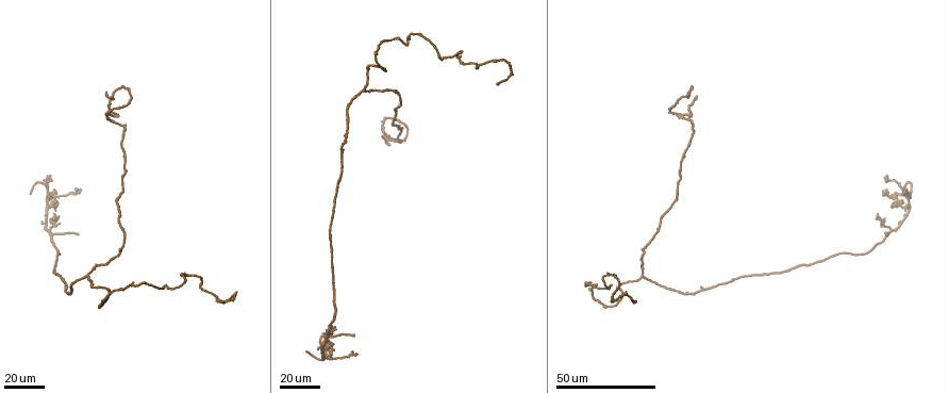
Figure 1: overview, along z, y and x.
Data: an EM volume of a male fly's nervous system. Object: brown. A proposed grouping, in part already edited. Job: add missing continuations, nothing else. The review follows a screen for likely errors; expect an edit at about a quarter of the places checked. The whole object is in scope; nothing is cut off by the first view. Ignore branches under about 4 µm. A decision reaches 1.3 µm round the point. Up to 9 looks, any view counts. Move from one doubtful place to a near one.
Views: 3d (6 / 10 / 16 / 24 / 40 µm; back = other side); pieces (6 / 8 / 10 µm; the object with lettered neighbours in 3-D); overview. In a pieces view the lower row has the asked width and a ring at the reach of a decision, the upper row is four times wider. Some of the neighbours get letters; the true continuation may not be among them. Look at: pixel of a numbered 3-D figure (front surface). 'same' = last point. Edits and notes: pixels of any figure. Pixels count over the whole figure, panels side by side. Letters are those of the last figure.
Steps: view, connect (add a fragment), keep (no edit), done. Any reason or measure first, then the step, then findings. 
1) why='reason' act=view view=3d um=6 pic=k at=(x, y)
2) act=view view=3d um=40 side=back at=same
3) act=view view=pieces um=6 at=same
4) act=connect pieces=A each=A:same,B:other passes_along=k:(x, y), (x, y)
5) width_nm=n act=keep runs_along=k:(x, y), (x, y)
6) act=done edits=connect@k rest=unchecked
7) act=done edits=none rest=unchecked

act=view view=3d um=40 pic=1 at=(332, 341)

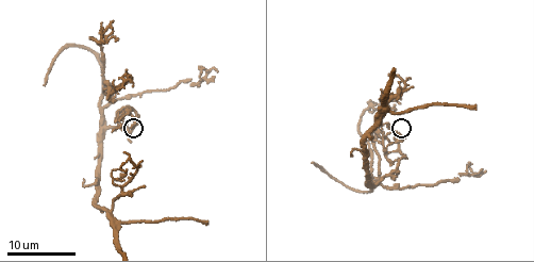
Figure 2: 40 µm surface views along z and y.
act=view view=3d um=6 pic=2 at=(132, 128)

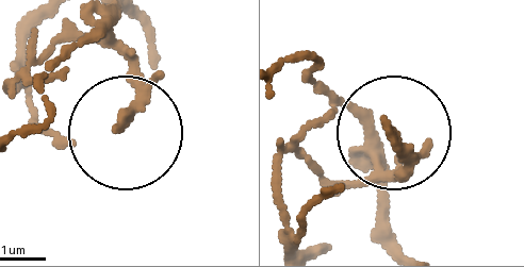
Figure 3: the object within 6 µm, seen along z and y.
act=view view=pieces um=10 pic=3 at=(390, 128)

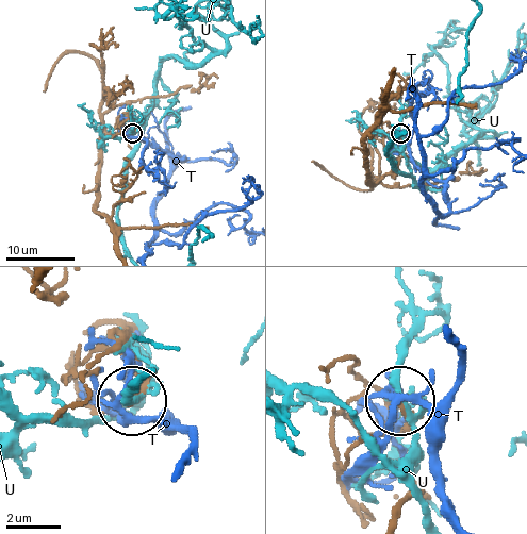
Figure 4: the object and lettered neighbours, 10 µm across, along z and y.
act=keep each=T:other,U:other found='no lettered fragment goes on from it'

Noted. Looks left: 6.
why='free end' act=view view=3d um=16 pic=2 at=(205, 221)

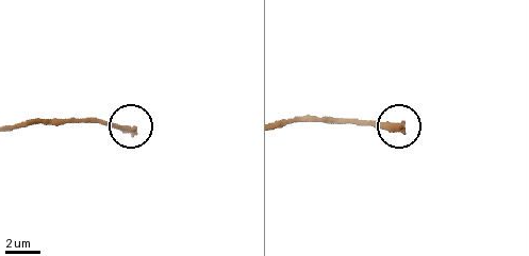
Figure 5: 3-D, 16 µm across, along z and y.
act=view view=pieces um=6 pic=5 at=(135, 131)

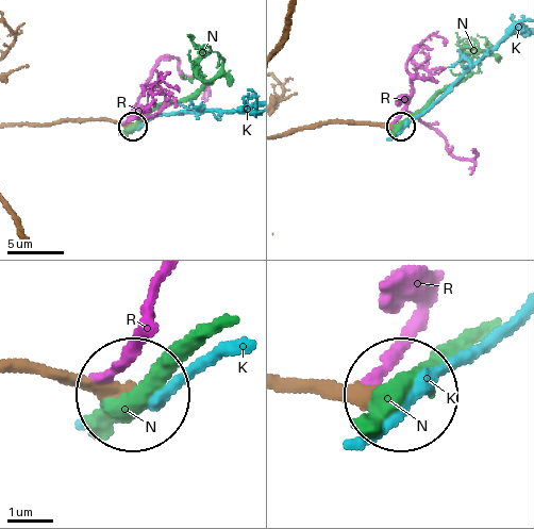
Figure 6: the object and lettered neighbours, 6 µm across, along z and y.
act=connect pieces=N each=K:other,N:same,R:other passes_along=6:(370, 124), (403, 126), (471, 71), (455, 33) found='the neuron continues'

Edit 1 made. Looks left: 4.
act=view view=overview

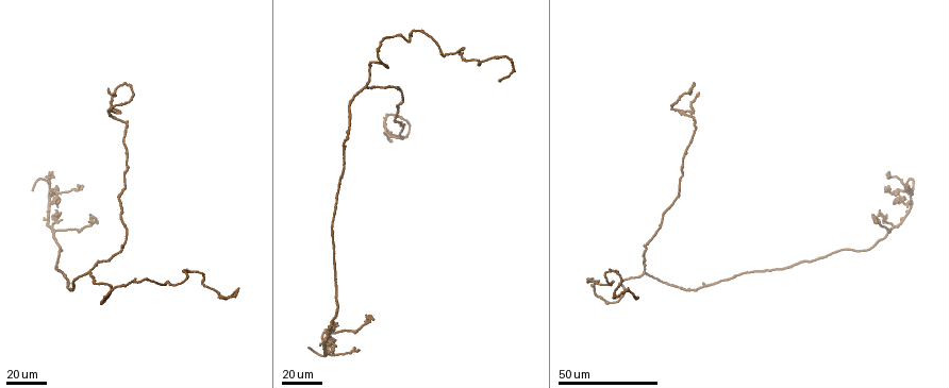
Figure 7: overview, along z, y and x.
why='branch stops here' act=view view=3d um=40 pic=7 at=(50, 173)

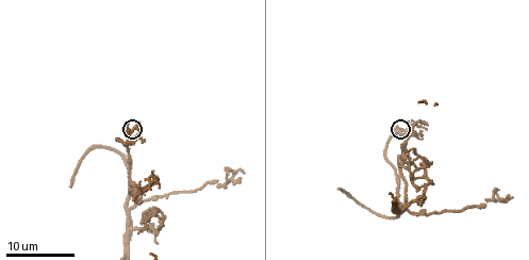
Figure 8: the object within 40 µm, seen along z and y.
act=view view=3d um=6 pic=8 at=(136, 123)

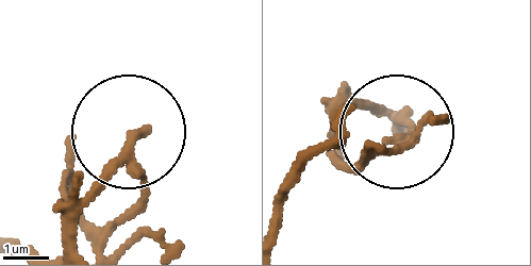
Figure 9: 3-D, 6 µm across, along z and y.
act=view view=pieces um=6 pic=9 at=(142, 132)

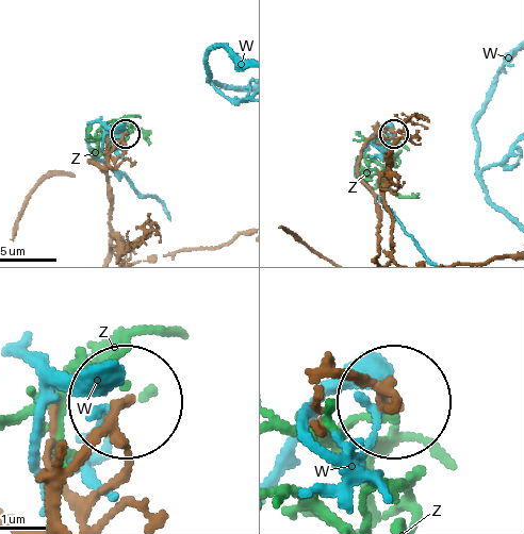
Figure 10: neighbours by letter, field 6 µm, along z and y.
width_nm=220 act=keep each=W:other,Z:other runs_along=10:(50, 512), (62, 466), (127, 401) found='none of them fits'

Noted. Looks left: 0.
act=done edits=connect@6 rest=unchecked

